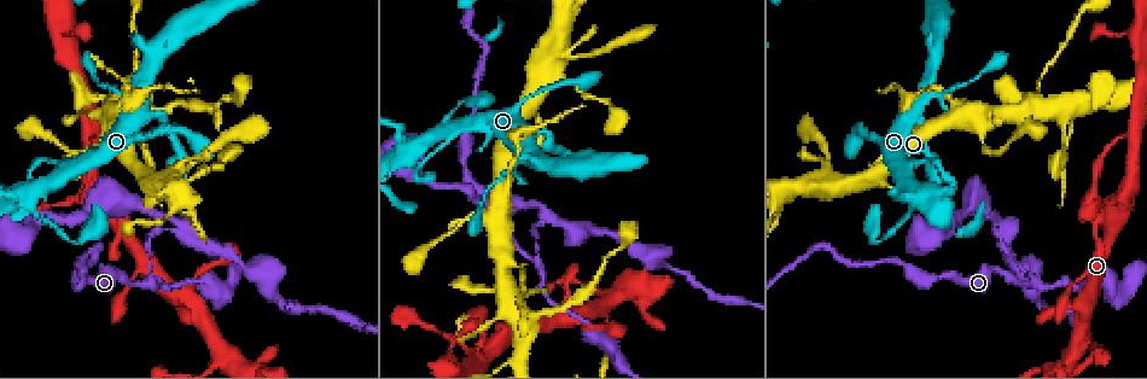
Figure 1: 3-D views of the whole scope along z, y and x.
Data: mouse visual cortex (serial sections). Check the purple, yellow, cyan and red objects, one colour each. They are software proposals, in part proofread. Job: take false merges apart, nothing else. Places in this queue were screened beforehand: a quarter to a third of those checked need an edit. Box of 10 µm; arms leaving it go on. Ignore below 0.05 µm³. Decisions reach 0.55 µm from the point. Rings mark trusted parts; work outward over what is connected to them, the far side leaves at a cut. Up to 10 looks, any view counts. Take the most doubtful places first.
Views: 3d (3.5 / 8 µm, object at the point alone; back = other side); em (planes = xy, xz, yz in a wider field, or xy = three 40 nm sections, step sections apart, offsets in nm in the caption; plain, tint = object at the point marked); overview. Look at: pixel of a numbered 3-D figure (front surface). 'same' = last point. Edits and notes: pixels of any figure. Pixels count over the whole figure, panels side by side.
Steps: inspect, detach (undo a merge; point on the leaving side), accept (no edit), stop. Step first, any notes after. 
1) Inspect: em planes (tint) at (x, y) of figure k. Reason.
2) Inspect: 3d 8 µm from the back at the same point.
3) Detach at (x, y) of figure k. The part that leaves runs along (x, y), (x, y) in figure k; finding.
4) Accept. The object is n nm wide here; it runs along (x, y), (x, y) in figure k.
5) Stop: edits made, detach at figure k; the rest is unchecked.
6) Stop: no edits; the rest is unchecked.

Inspect: 3d 3.5 µm at (536, 263) of figure 1. Three arms meet.

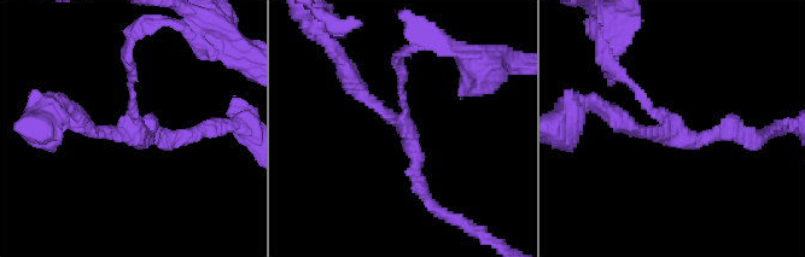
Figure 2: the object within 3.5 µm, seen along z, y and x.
Inspect: em xy step 1 (tint) at (130, 130) of figure 2. 3 arms meet here; the arms are 100, 150, 200 nm wide.

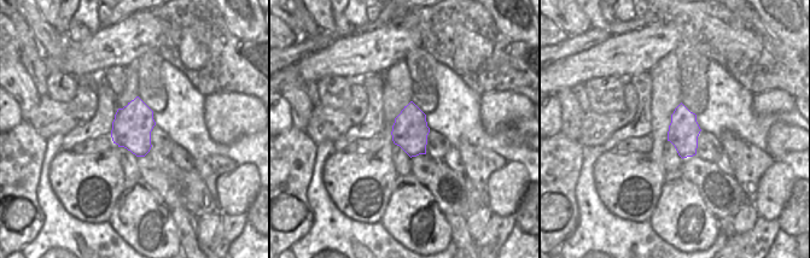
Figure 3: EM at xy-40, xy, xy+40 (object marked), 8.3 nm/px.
Accept. It runs along (75, 115), (127, 133), (130, 70) in figure 2; all the same cell.

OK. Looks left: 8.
Inspect: 3d 3.5 µm at (938, 278) of figure 1. Thin neck.

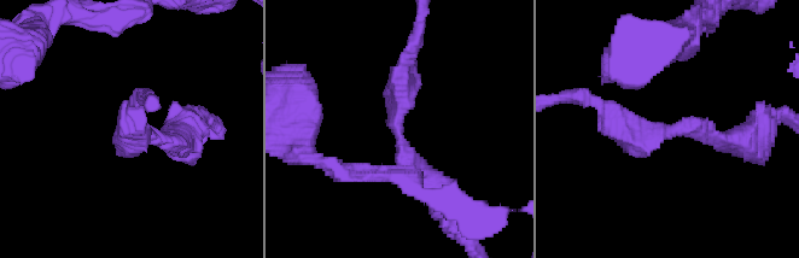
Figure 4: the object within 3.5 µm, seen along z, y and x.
Inspect: em xy step 3 (tint) at (399, 133) of figure 4.

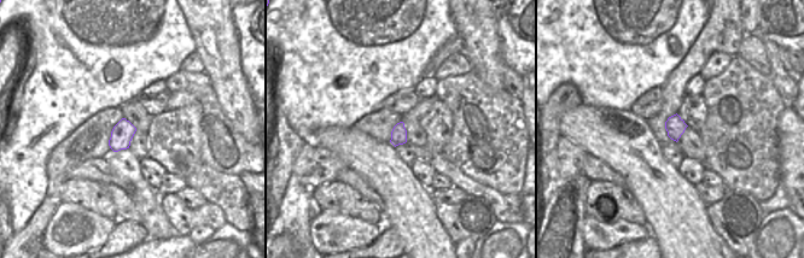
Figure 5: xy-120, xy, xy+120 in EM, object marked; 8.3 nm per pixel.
Inspect: em xy step 1 (tint) at the same point.

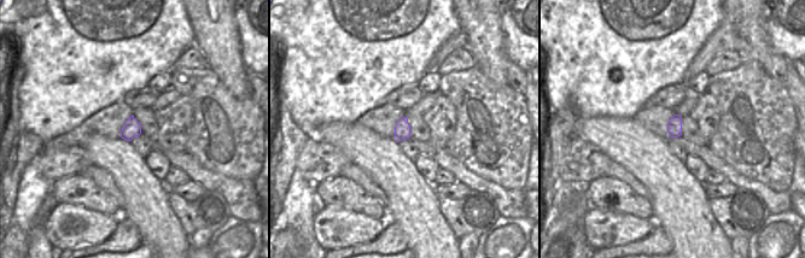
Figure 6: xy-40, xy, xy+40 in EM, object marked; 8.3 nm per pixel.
Accept. It runs along (444, 192), (400, 146), (403, 65) in figure 4; all the same cell.

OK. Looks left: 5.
Inspect: 3d 3.5 µm at (65, 170) of figure 1. Three-way junction.

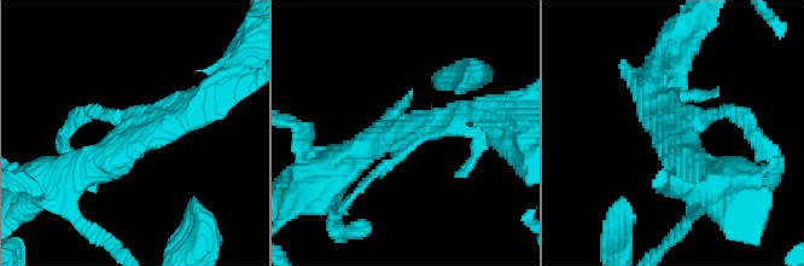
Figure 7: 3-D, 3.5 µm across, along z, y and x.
Inspect: em planes (tint) at (670, 141) of figure 7. 3 arms meet here; the arms are 150, 350, 400 nm wide.

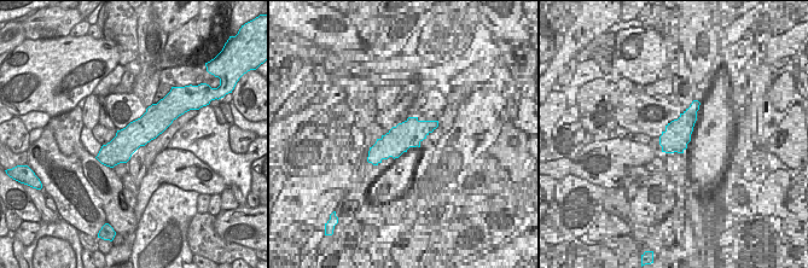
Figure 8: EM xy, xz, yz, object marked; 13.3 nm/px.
Accept. It runs along (205, 102), (76, 177) in figure 7; all the same cell.

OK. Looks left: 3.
Inspect: 3d 8 µm at (609, 298) of figure 1. Small branch off a trunk.

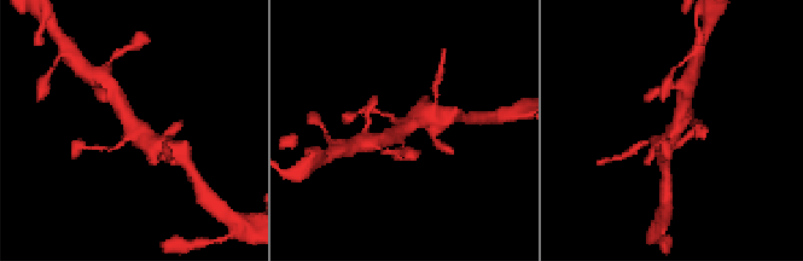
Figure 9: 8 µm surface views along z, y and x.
Inspect: 3d 3.5 µm from the back at the same point. Closer look.

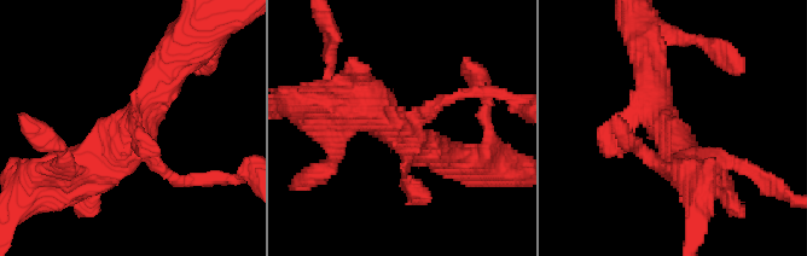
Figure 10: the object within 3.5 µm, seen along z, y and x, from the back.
Inspect: em xy step 3 (tint) at (126, 132) of figure 10. Need the tissue.

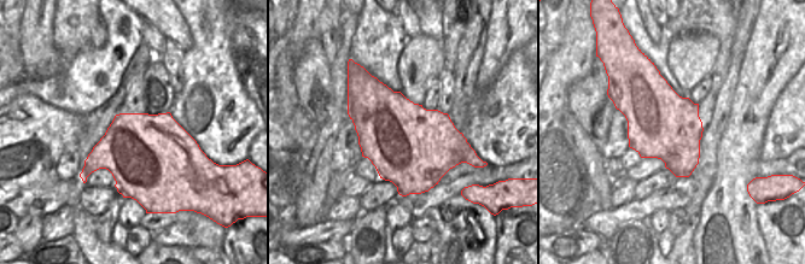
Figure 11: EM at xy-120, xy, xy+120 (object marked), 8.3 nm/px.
Accept. It runs along (170, 64), (126, 139), (70, 172) in figure 10; all the same cell.

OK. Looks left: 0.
Stop: no edits; the rest is unchecked.

